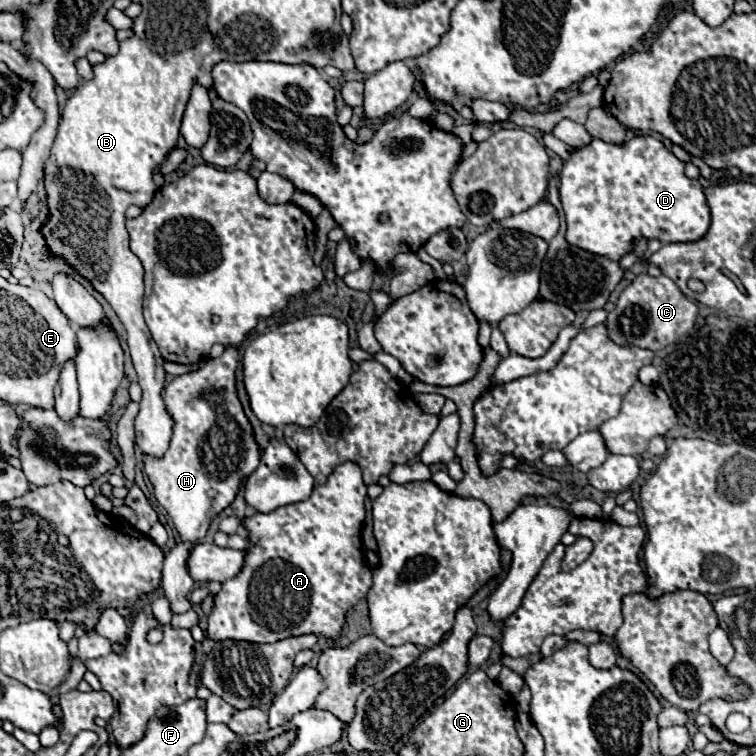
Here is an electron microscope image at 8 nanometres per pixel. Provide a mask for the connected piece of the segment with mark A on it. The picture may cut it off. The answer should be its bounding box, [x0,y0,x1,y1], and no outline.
[208,464,372,644]

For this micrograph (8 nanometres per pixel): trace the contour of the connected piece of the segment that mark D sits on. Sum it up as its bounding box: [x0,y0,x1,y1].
[558,134,712,260]

